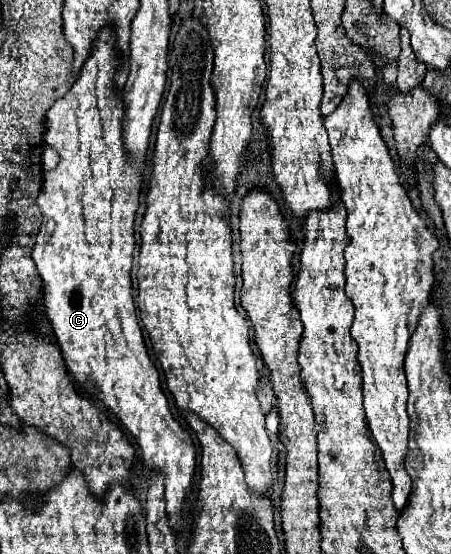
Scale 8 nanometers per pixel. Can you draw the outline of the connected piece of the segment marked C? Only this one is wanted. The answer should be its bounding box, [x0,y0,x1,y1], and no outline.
[33,32,195,530]

